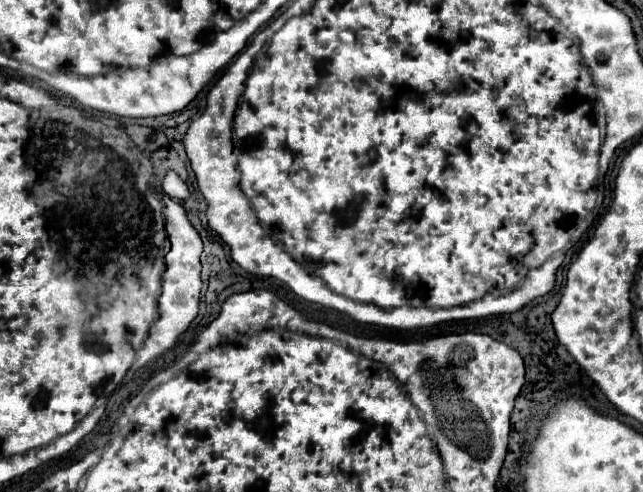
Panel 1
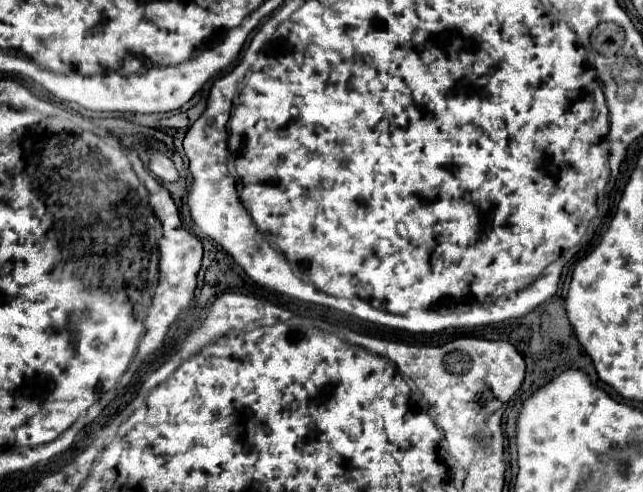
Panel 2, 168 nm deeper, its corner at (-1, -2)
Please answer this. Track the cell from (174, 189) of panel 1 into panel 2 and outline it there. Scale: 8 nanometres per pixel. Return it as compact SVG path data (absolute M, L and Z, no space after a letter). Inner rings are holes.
M155 152L155 154L151 156L149 170L151 170L157 178L161 178L163 182L177 182L177 180L179 180L179 172L175 170L173 162L171 162L165 154L161 154L161 152Z

